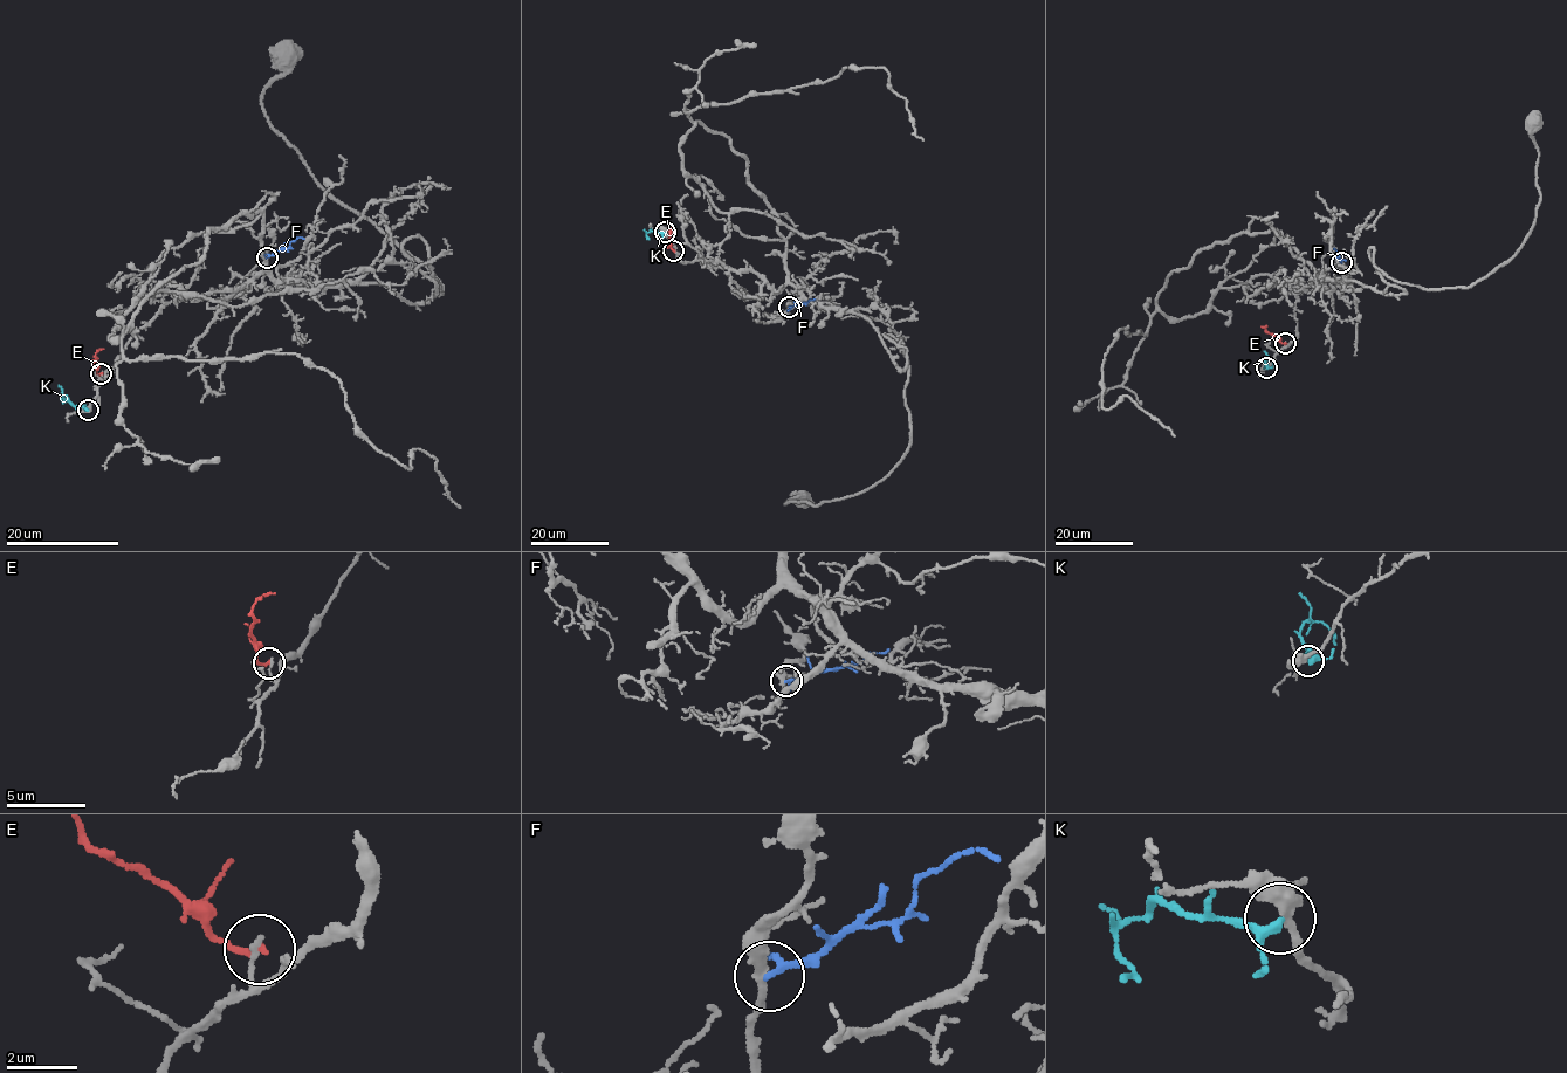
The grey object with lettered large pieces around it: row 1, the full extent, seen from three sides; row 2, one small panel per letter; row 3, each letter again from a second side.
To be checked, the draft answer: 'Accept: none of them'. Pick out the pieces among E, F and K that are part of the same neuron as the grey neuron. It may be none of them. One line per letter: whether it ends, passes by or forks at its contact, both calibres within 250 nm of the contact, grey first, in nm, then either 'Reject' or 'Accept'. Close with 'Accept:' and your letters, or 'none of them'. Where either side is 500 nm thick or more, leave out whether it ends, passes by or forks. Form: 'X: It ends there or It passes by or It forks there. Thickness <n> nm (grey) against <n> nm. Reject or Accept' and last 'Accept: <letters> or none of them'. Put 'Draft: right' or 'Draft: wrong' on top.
Draft: right
E: It ends there. Thickness 160 nm (grey) against 200 nm. Reject
F: It passes by. Thickness 320 nm (grey) against 160 nm. Reject
K: It passes by. Thickness 380 nm (grey) against 260 nm. Reject
Accept: none of them

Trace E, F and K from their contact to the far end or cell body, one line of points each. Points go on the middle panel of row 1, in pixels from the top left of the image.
E: (673, 250), (669, 231), (675, 232)
F: (789, 307), (815, 298)
K: (665, 232), (651, 231), (647, 239)

